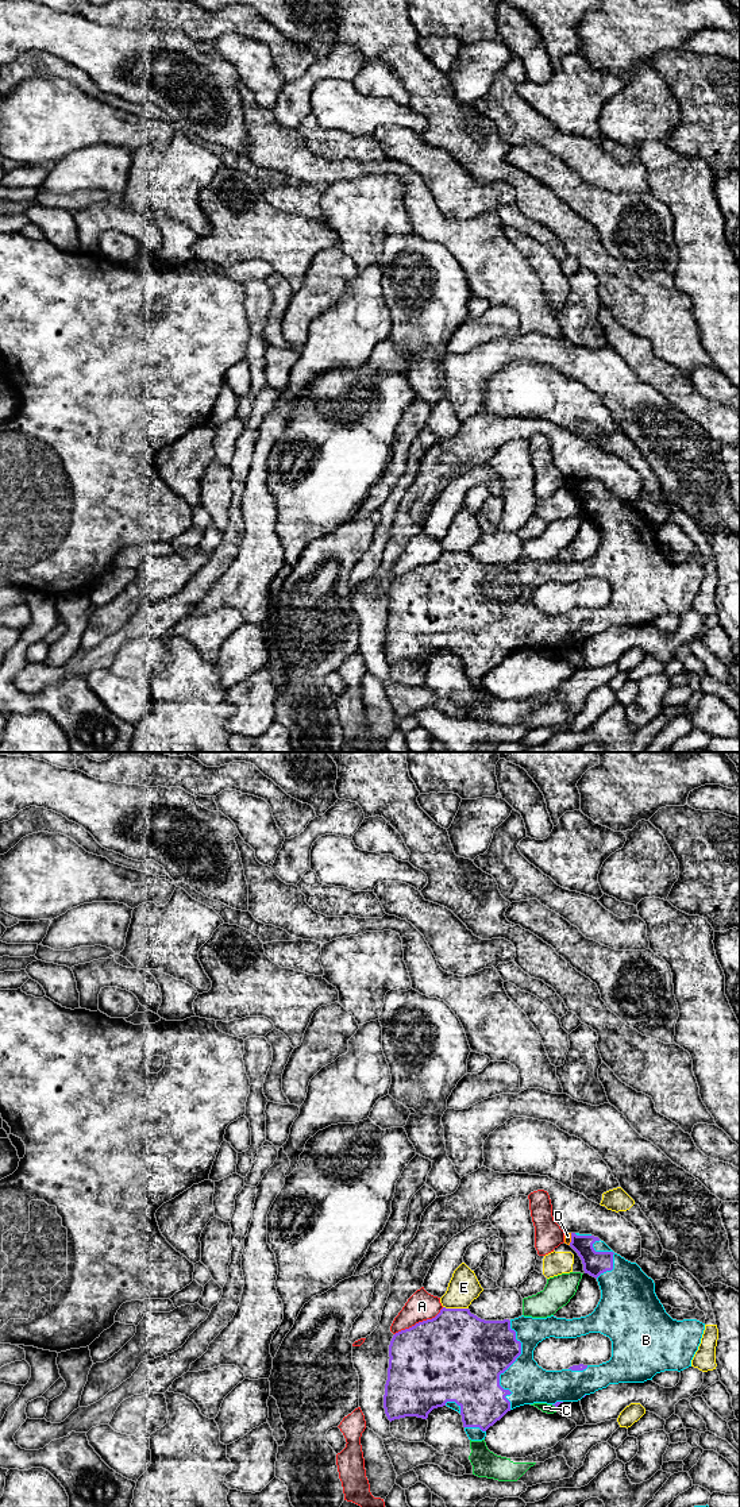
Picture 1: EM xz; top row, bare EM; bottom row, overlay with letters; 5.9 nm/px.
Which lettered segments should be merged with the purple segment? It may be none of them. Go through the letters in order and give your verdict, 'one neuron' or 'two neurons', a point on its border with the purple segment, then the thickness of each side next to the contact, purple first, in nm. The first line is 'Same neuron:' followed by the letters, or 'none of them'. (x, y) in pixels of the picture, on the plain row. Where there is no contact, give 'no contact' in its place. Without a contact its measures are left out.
Same neuron: B
A: two neurons; contact xz (419, 566); calibres 500 and 170 nm
B: one neuron; contact xz (508, 611); calibres 440 and 240 nm
C: two neurons; contact xz (554, 648); calibres 20 and 60 nm
D: two neurons; contact xz (571, 482); calibres 140 and 50 nm
E: two neurons; contact xz (455, 552); calibres 480 and 190 nm

